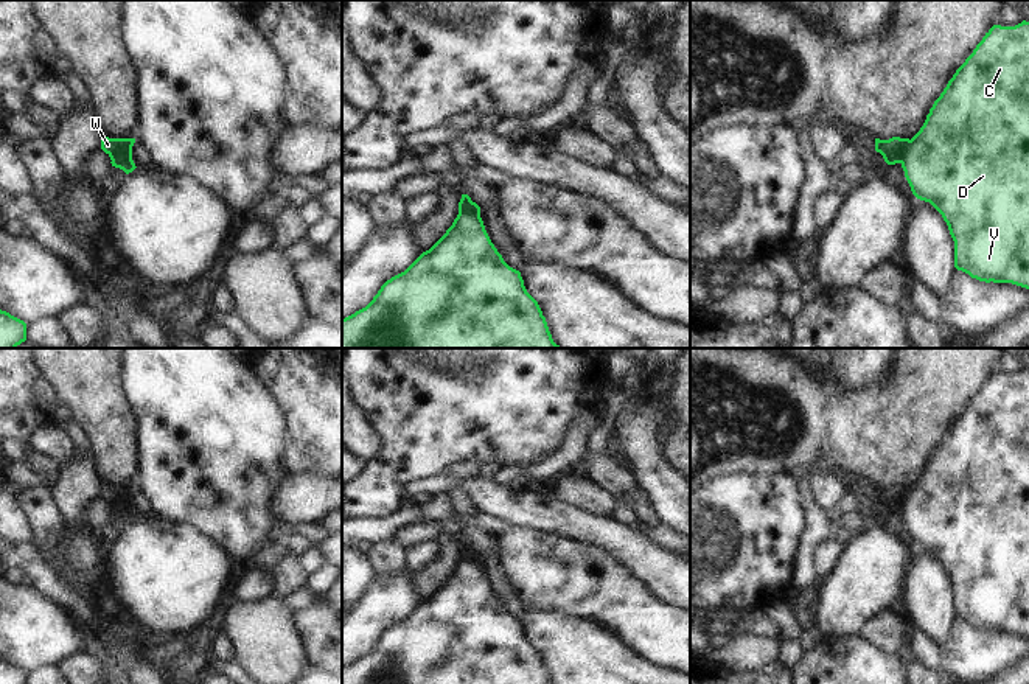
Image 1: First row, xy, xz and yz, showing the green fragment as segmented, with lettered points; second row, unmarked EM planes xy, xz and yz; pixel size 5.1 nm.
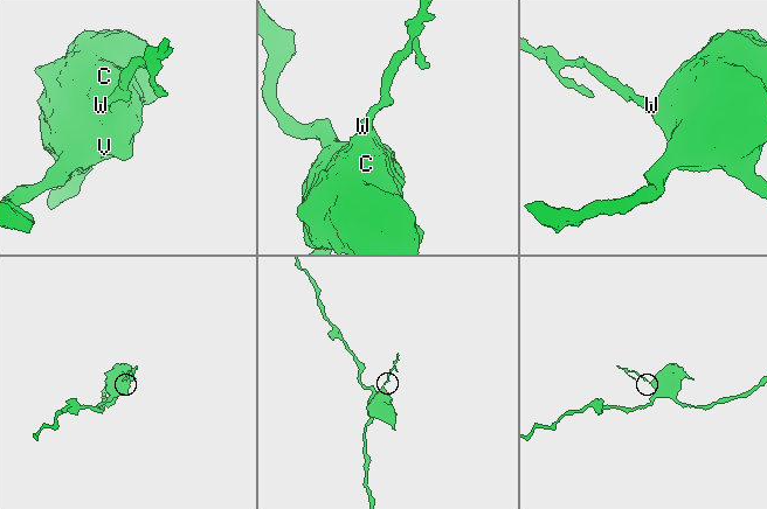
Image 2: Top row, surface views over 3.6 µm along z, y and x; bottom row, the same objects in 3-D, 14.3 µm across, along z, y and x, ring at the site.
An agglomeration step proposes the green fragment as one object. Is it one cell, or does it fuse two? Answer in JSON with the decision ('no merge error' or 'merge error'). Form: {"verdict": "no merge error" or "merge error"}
{"verdict": "merge error"}

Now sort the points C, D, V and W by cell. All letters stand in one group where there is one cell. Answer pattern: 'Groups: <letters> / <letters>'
Groups: C D V / W

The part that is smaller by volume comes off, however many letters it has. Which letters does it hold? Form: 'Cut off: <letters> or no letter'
Cut off: W

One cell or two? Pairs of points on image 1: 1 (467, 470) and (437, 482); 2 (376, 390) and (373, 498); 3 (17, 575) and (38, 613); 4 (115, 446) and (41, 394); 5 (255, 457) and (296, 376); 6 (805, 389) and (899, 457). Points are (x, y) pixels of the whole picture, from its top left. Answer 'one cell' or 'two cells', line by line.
1: one cell
2: one cell
3: two cells
4: two cells
5: two cells
6: one cell

